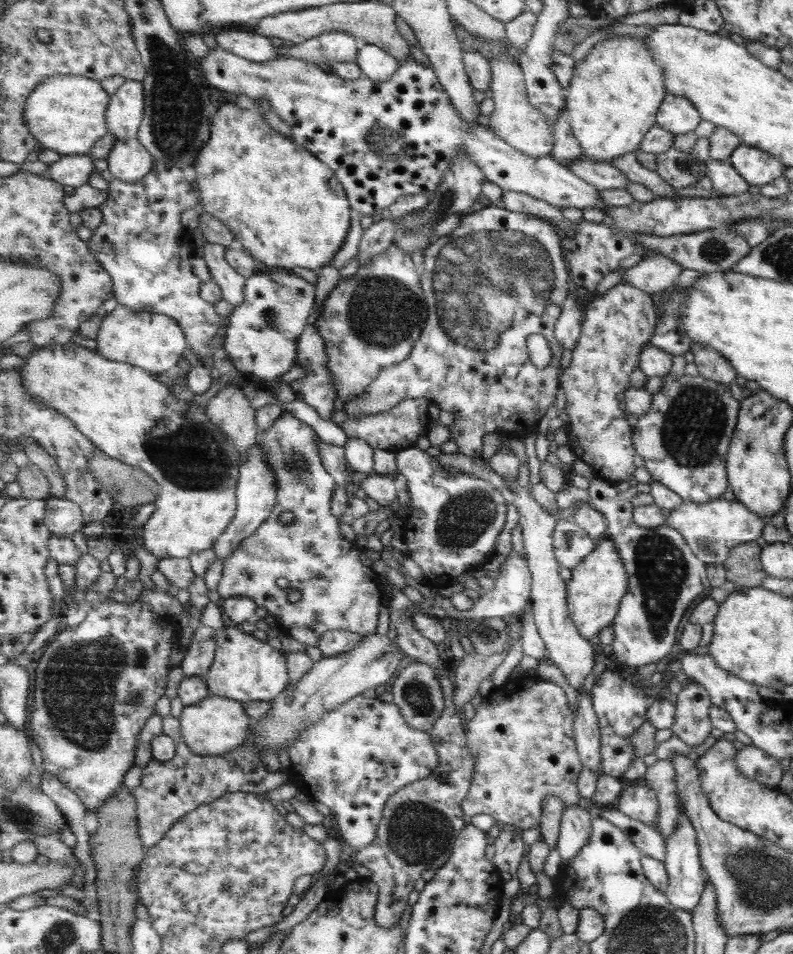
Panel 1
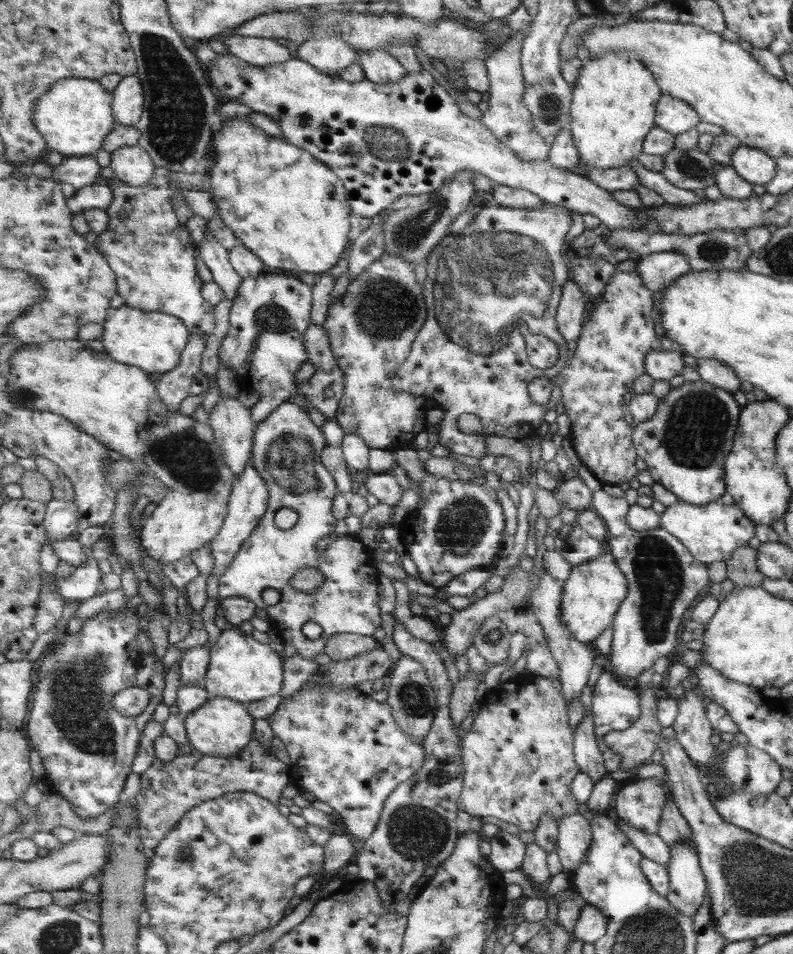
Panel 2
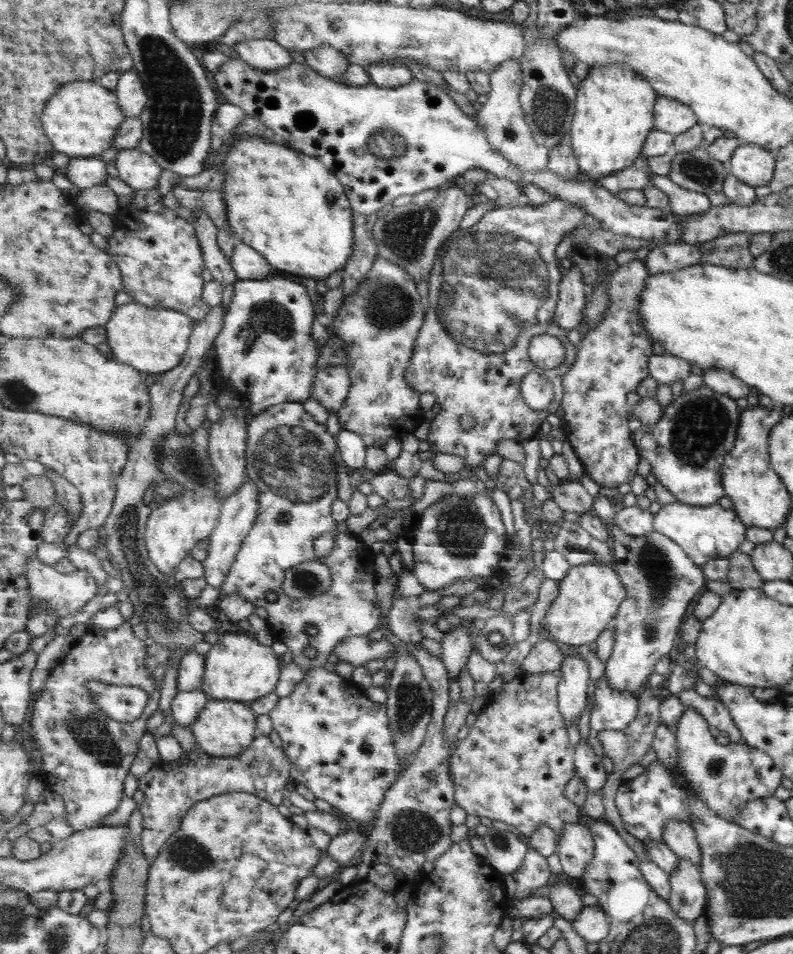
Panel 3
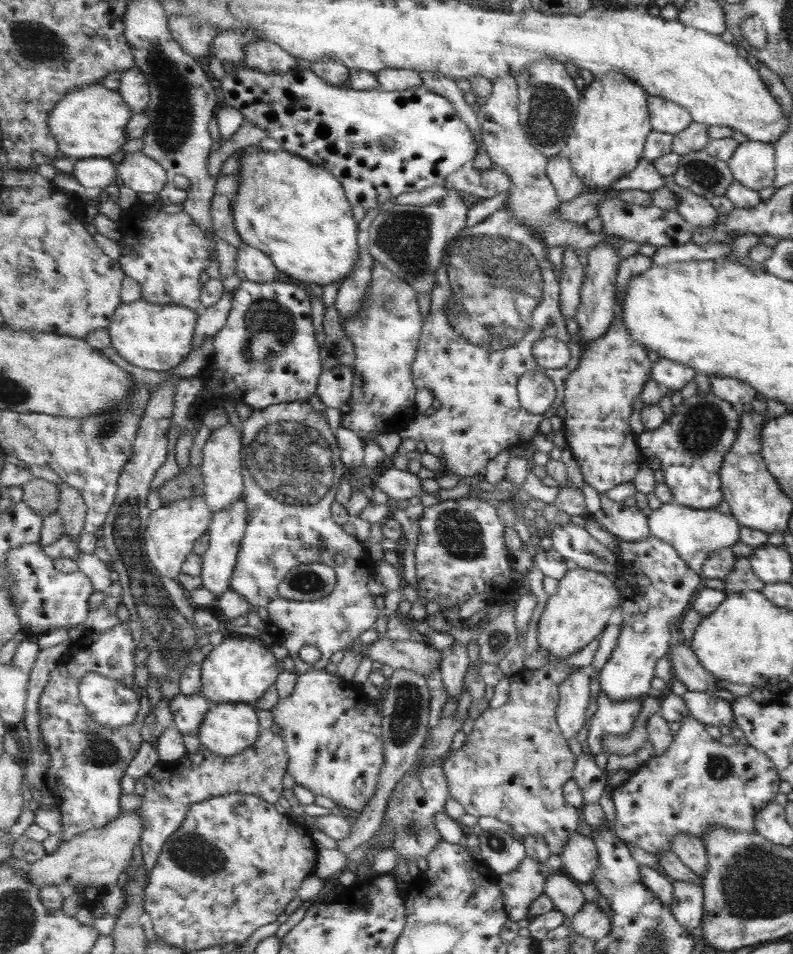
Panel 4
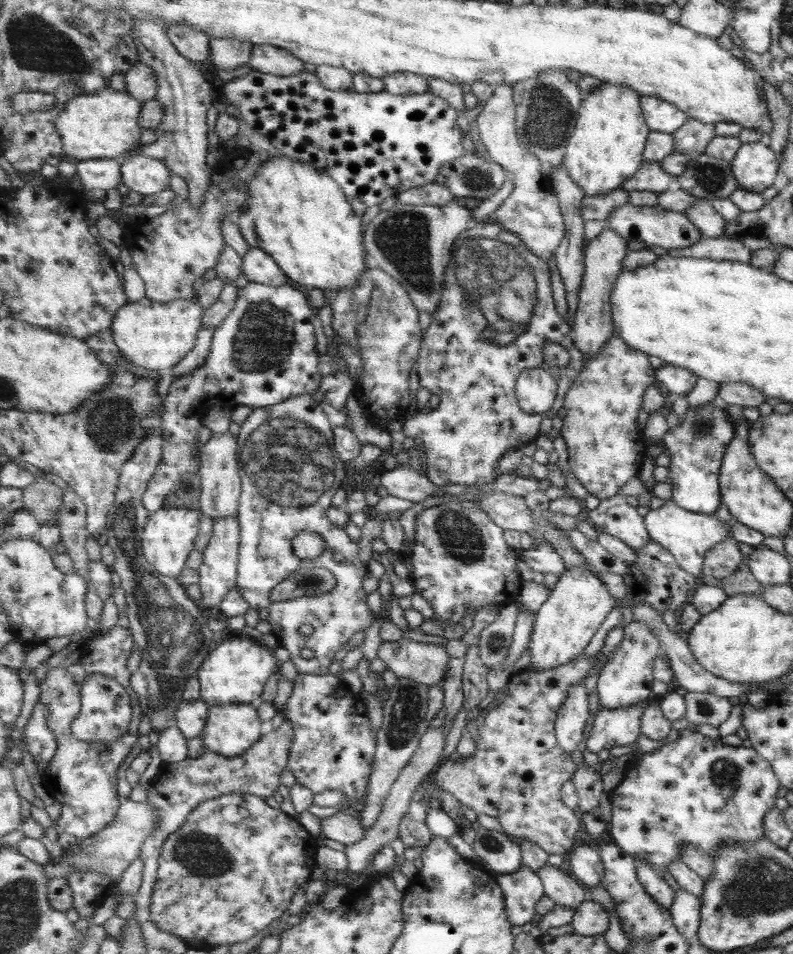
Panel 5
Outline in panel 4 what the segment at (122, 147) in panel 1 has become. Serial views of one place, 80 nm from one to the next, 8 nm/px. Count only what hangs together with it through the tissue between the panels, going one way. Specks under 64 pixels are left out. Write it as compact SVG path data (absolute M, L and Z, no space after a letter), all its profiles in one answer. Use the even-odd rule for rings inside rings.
M138 67L127 70L121 79L120 94L125 98L127 107L133 111L133 115L143 113L152 101L149 80ZM142 152L121 156L118 166L122 184L137 192L157 194L171 181L171 174L155 159L148 159Z

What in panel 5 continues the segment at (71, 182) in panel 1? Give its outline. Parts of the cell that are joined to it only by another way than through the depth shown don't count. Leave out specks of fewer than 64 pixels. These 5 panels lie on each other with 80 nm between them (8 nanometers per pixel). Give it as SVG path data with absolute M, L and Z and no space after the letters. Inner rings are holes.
M94 158L77 163L78 176L85 188L111 190L123 183L122 159Z

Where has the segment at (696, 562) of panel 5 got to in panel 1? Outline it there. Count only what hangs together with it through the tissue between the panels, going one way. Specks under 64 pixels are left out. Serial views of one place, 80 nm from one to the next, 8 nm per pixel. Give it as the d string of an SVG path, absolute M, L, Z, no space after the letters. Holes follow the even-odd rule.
M723 498L702 503L684 500L681 506L670 512L666 522L667 526L681 532L685 542L692 548L693 555L707 566L722 564L728 559L729 550L740 544L755 542L761 537L765 524L767 524L765 518L761 516L757 518L757 514L749 511L744 503L740 503L737 499L730 501Z

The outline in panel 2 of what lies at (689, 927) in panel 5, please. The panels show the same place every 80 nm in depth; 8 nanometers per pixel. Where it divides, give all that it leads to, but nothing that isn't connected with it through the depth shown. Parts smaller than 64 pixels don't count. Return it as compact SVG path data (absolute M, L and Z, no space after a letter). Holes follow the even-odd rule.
M693 841L672 847L668 871L670 891L666 897L683 914L692 917L697 907L706 900L706 886Z

